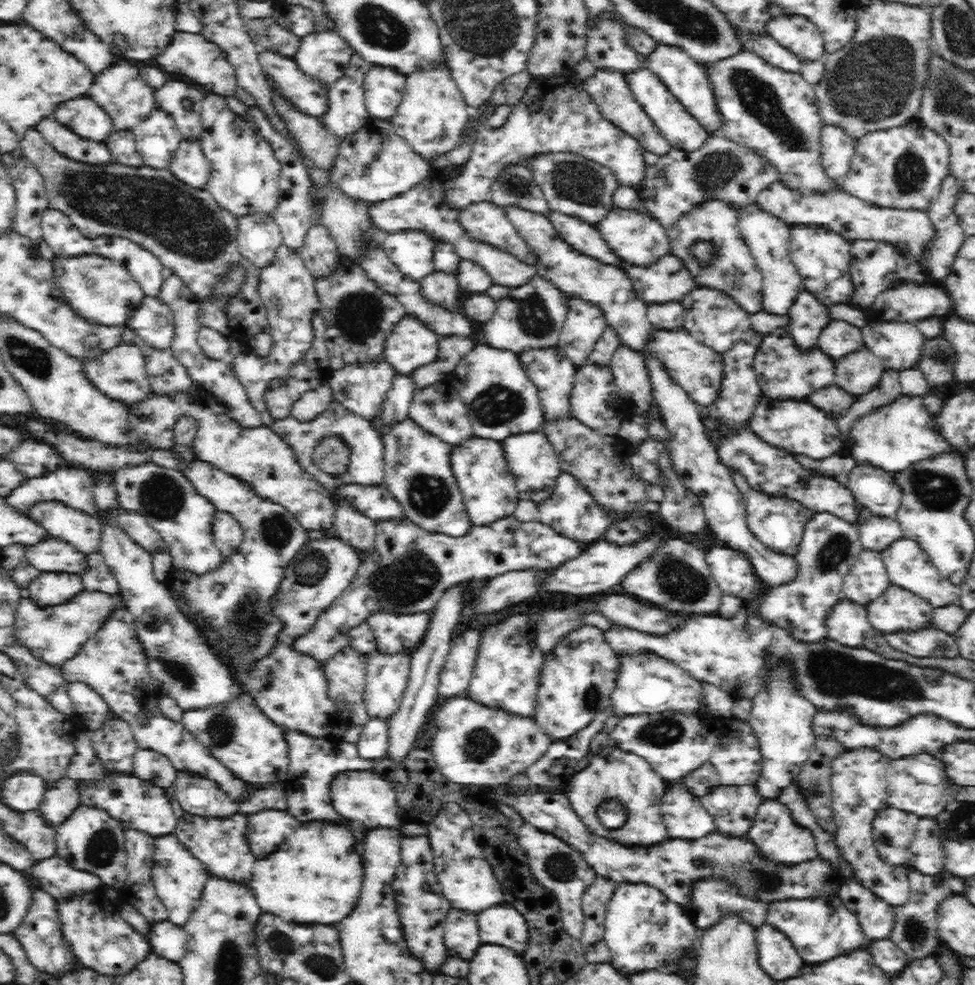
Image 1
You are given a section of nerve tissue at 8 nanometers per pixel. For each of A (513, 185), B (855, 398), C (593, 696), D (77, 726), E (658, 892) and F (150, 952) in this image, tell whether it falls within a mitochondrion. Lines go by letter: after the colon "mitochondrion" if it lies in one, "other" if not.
A: mitochondrion
B: other
C: mitochondrion
D: other
E: other
F: other

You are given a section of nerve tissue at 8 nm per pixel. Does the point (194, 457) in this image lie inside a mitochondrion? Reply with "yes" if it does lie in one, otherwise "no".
no

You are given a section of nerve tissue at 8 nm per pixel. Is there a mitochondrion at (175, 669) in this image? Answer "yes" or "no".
yes

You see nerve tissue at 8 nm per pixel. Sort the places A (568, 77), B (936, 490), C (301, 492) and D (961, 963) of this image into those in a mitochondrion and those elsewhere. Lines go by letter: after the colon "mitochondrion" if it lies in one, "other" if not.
A: other
B: mitochondrion
C: other
D: other

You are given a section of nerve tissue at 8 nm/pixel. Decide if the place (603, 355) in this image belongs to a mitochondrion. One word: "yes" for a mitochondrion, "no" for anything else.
no

